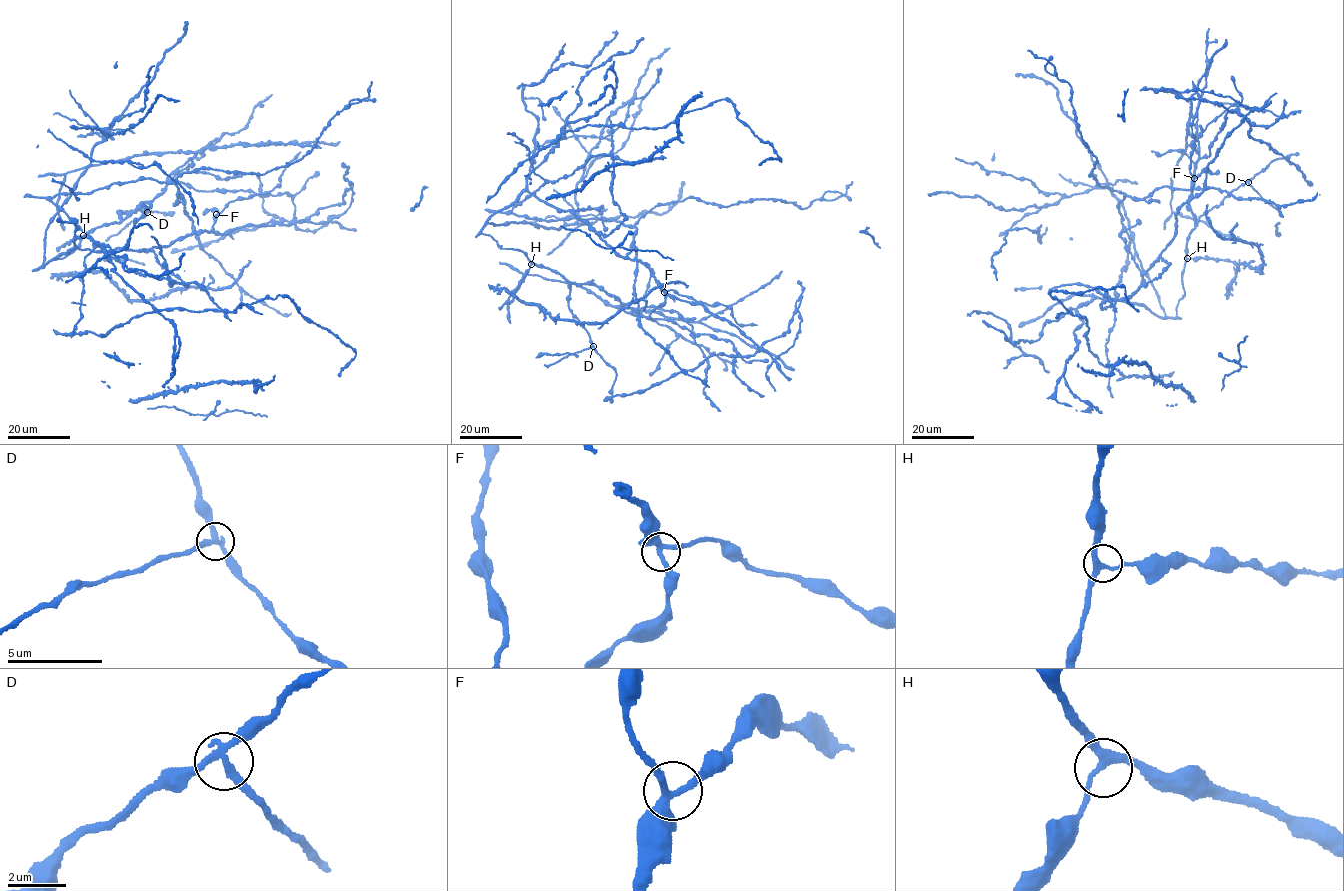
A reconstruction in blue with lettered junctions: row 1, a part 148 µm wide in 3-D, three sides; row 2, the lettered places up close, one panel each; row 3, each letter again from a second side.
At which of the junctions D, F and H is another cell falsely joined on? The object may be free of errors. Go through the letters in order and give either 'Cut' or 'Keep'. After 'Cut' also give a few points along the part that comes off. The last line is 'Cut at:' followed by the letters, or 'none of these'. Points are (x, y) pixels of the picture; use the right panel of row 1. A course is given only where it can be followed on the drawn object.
D: Cut. Course of the part to remove: (1248, 183), (1279, 215)
F: Keep
H: Keep
Cut at: D

